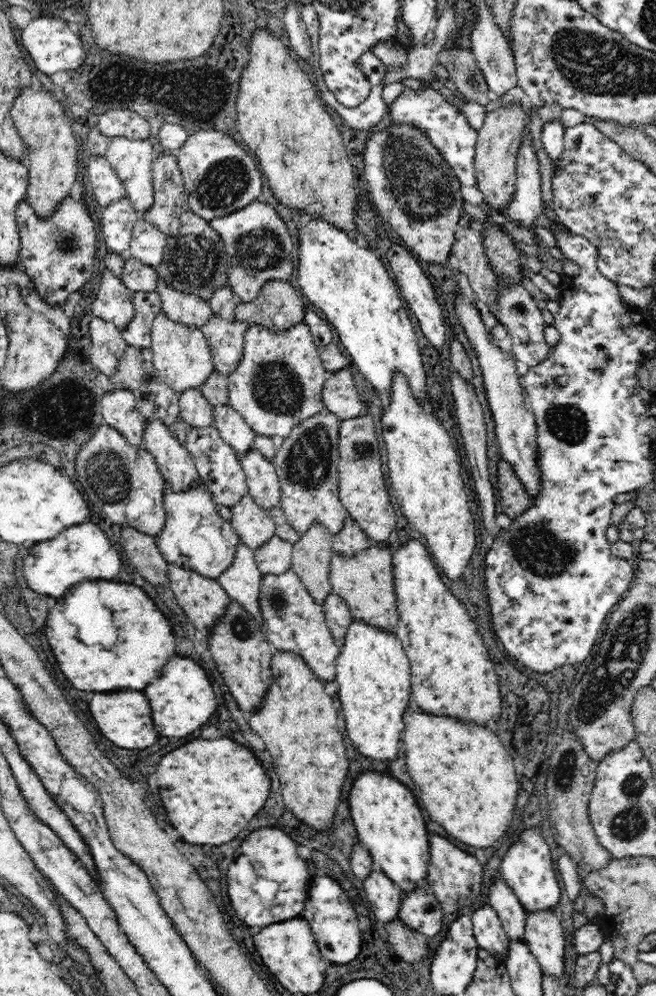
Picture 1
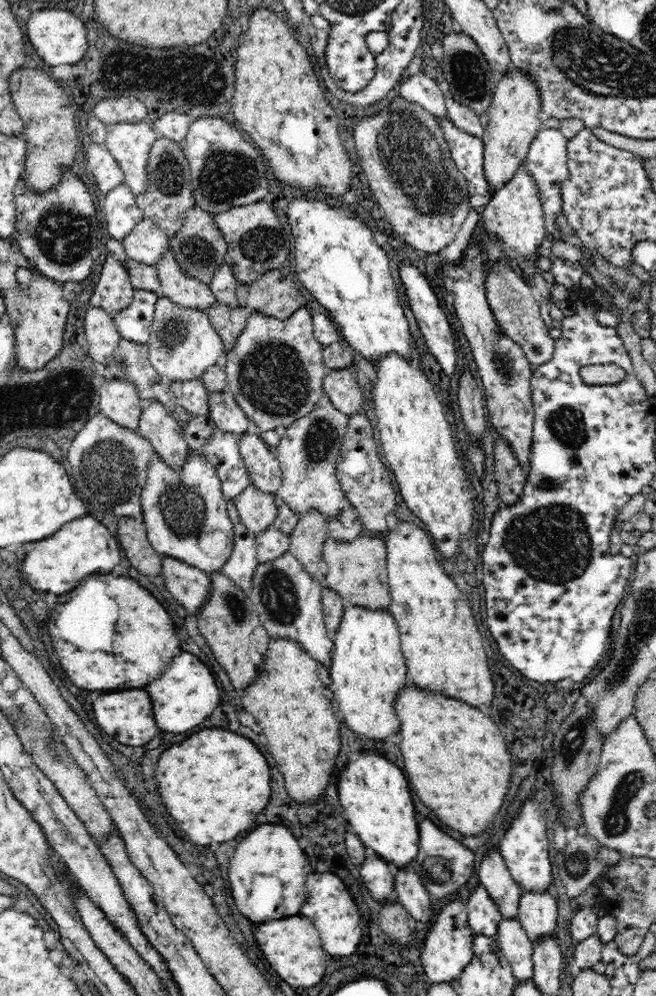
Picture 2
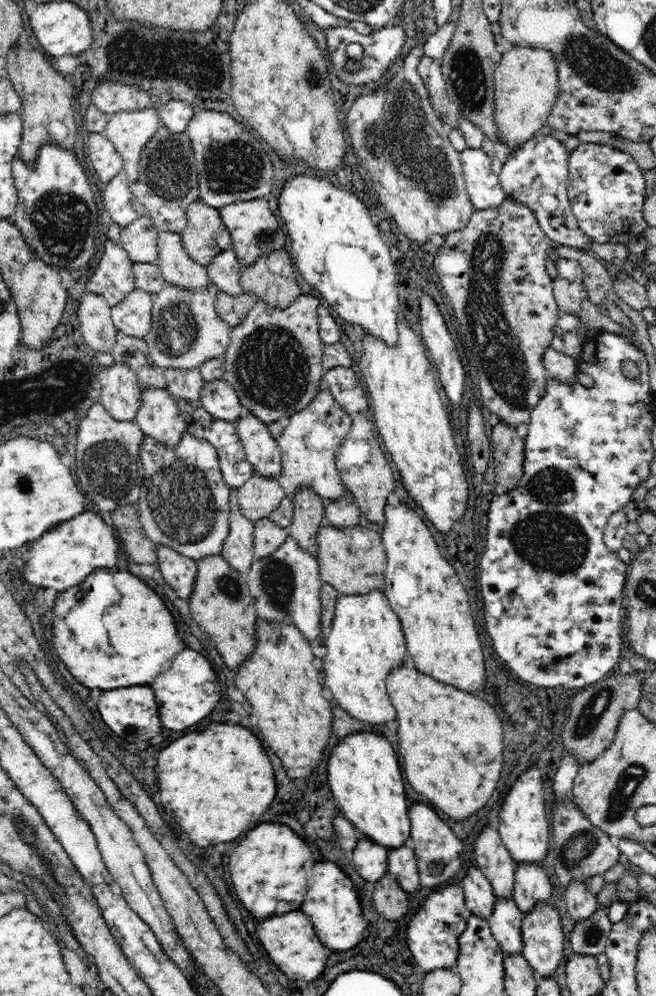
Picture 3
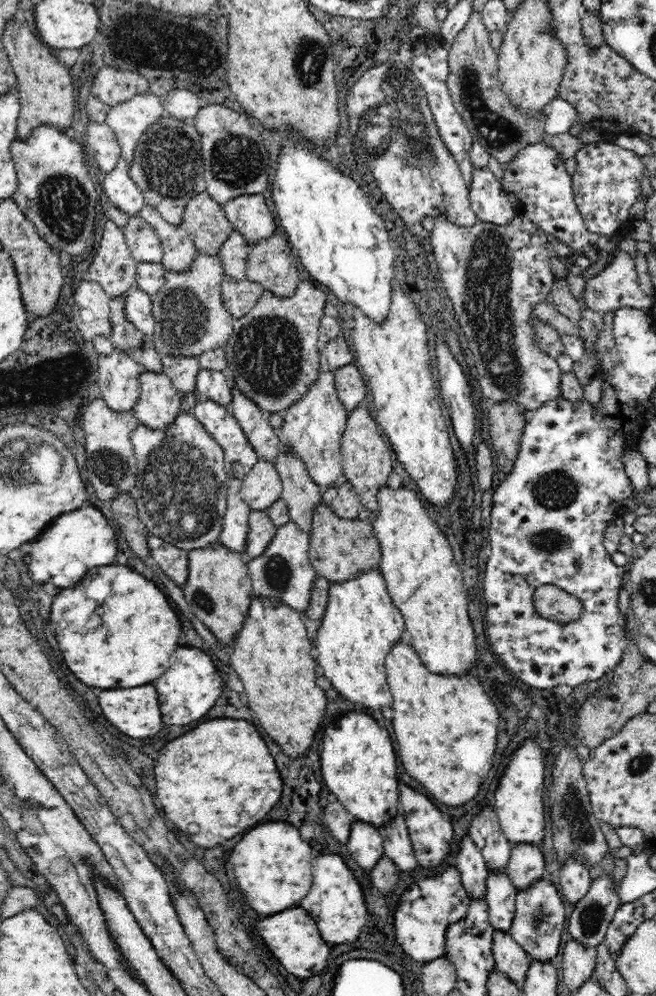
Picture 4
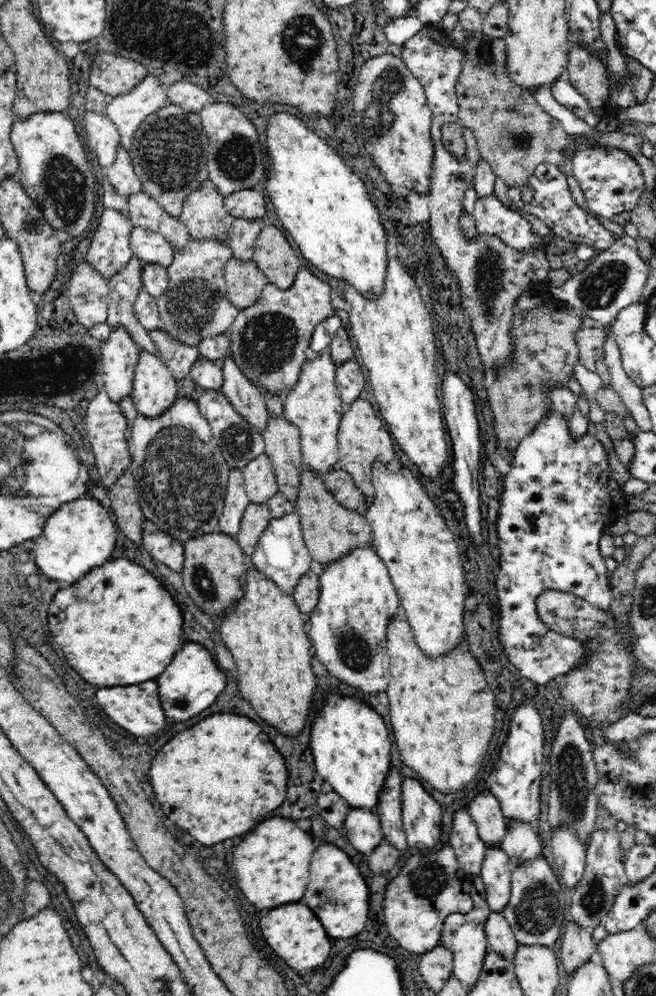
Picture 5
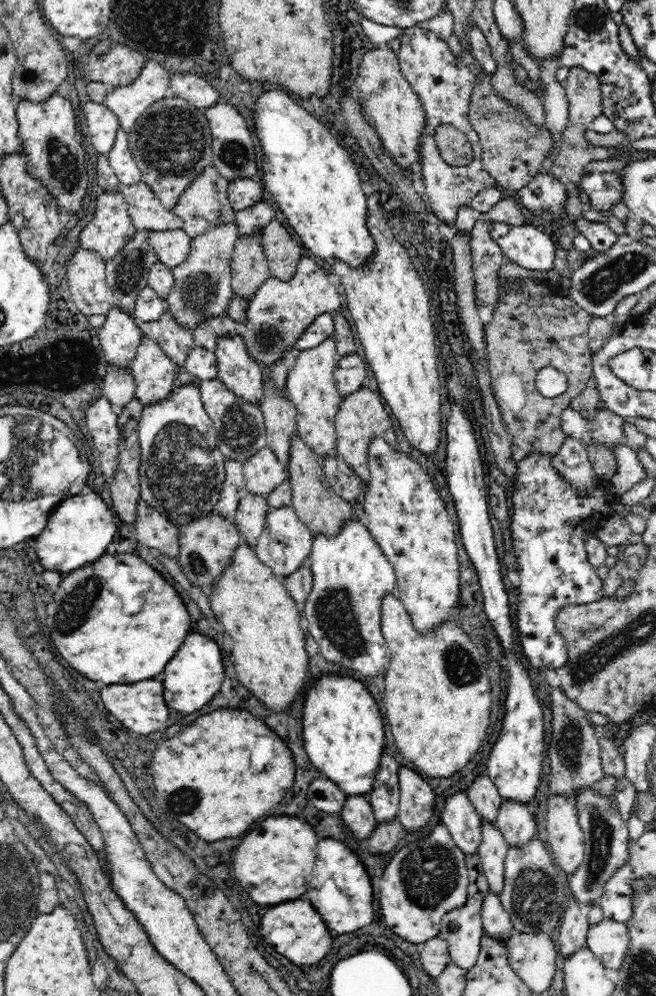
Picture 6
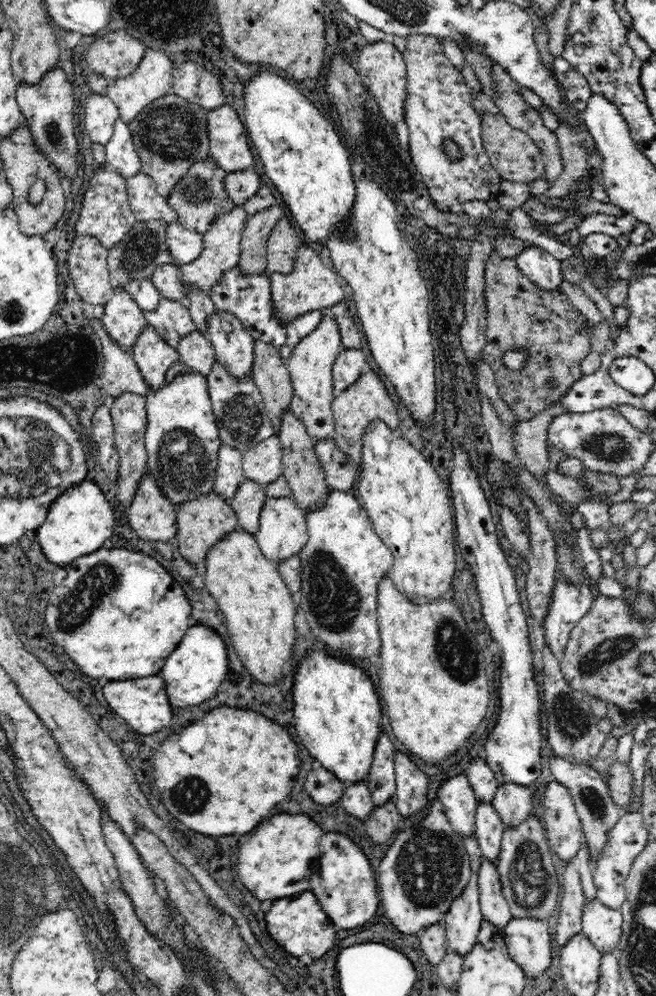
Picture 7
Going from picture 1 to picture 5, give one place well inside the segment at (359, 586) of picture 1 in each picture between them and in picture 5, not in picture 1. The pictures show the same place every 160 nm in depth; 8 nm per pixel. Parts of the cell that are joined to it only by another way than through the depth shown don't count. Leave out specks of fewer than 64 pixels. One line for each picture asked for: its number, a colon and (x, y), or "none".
2: (357, 570)
3: (352, 560)
4: (340, 549)
5: (330, 530)

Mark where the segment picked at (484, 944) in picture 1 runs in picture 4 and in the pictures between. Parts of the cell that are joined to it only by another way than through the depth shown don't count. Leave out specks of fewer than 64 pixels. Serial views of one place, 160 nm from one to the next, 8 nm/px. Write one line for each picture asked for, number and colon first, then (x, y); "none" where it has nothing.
2: (484, 916)
3: (479, 895)
4: (469, 860)

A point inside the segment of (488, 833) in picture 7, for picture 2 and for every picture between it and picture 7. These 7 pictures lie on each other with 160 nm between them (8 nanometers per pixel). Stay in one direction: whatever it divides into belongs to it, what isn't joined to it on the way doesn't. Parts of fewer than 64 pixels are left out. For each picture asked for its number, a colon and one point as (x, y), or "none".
2: (514, 944)
3: (505, 921)
4: (500, 895)
5: (496, 873)
6: (492, 851)

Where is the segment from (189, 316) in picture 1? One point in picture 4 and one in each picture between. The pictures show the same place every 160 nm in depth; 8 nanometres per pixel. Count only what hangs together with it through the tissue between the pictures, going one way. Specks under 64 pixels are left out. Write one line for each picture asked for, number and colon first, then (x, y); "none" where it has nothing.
2: (179, 287)
3: (178, 268)
4: (179, 251)

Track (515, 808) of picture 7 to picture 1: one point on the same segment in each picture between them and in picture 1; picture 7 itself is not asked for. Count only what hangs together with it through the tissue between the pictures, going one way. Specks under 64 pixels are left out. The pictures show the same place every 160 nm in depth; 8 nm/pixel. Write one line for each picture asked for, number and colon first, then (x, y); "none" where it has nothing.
1: (543, 935)
2: (537, 912)
3: (532, 886)
4: (526, 863)
5: (521, 842)
6: (515, 821)

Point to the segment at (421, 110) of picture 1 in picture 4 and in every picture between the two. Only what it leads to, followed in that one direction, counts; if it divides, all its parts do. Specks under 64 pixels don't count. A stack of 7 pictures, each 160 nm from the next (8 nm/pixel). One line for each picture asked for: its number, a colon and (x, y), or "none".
2: (467, 150)
3: (483, 186)
4: (488, 200)

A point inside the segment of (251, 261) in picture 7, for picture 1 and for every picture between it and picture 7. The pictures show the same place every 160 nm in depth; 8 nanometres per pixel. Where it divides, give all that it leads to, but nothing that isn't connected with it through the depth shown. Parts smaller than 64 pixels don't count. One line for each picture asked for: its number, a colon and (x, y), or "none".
1: (226, 338)
2: (229, 322)
3: (233, 309)
4: (239, 297)
5: (245, 282)
6: (249, 269)

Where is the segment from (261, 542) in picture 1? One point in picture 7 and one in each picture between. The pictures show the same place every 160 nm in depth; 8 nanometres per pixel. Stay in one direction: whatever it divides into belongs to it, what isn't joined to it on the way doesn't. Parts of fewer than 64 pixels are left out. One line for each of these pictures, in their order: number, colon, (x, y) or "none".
2: (257, 509)
3: (259, 496)
4: (261, 487)
5: (260, 482)
6: (263, 473)
7: (263, 464)

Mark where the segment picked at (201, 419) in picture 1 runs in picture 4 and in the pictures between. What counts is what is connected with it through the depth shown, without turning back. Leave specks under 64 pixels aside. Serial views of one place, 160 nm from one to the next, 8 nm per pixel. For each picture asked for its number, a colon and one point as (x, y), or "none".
2: (191, 394)
3: (182, 383)
4: (182, 370)

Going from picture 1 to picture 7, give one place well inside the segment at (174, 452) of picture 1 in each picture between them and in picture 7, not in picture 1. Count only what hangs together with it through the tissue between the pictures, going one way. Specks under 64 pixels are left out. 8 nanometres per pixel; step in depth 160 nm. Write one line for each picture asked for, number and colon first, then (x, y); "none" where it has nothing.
2: (157, 425)
3: (158, 416)
4: (159, 404)
5: (155, 389)
6: (153, 370)
7: (154, 356)

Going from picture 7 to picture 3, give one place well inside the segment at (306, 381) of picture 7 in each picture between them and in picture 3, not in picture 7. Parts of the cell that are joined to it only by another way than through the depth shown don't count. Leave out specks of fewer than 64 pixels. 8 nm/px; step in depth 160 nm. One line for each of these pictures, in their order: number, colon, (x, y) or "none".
3: (309, 444)
4: (313, 426)
5: (313, 404)
6: (310, 385)

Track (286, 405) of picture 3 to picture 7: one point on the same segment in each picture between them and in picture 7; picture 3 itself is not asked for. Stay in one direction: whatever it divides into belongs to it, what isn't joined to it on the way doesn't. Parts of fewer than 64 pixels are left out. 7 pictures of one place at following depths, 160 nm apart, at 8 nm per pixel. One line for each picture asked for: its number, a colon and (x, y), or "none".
4: (272, 353)
5: (267, 340)
6: (276, 316)
7: (311, 286)

